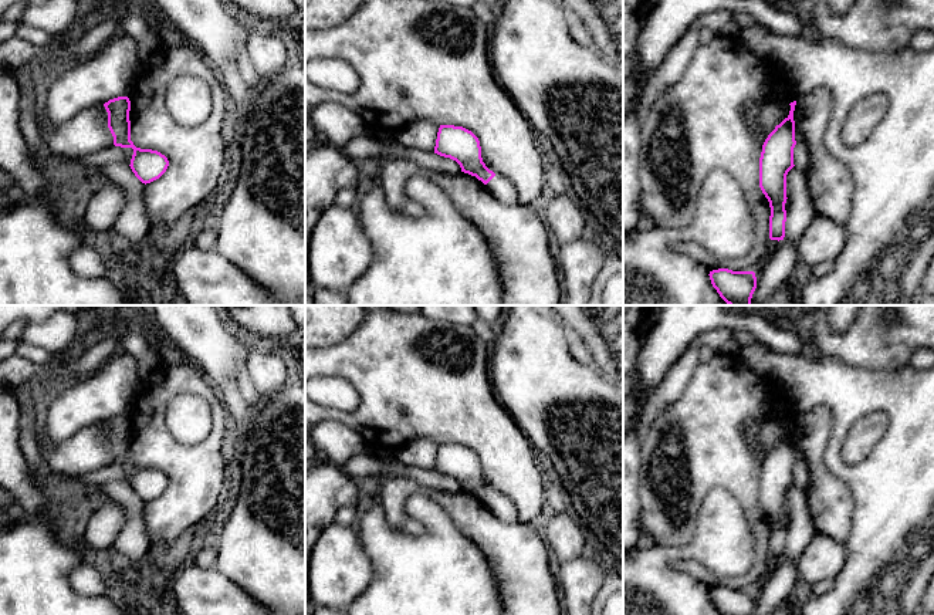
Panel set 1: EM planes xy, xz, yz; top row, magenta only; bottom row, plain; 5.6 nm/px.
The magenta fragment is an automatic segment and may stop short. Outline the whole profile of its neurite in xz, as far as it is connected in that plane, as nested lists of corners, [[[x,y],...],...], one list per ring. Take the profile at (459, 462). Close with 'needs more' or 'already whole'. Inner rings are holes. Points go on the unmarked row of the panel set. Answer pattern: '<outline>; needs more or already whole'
[[[440,443],[434,472],[456,479],[461,490],[481,499],[501,521],[507,524],[520,523],[515,506],[483,480],[480,459],[471,449],[463,445]]]; needs more

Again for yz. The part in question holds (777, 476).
[[[796,419],[791,420],[789,433],[775,445],[762,463],[759,476],[759,506],[769,520],[769,557],[784,558],[786,540],[786,493],[793,483]]]; already whole

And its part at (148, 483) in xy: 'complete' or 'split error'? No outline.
complete

